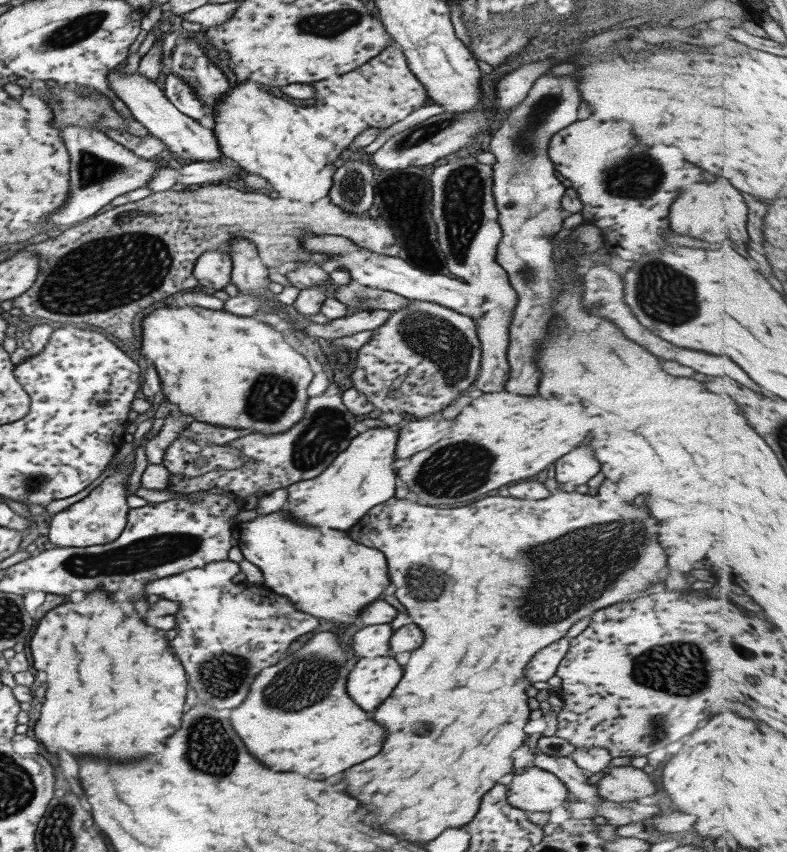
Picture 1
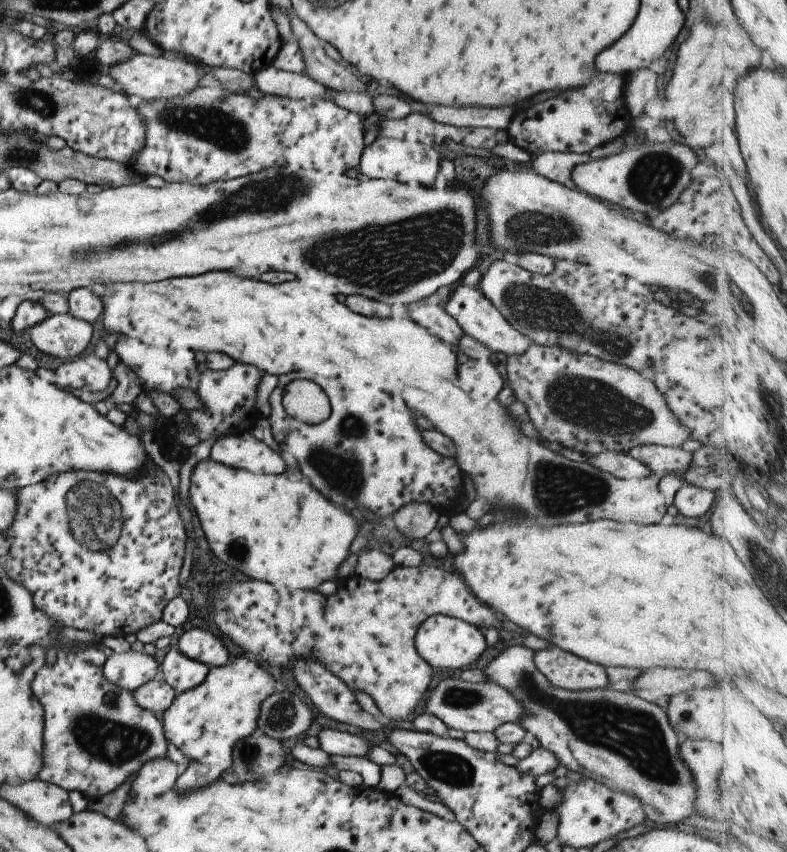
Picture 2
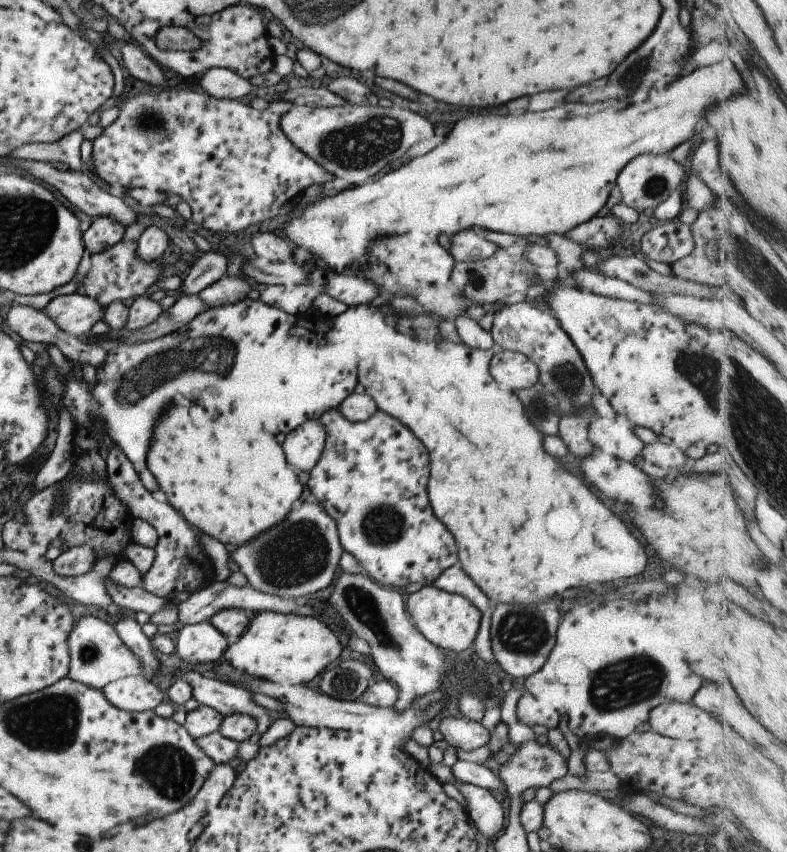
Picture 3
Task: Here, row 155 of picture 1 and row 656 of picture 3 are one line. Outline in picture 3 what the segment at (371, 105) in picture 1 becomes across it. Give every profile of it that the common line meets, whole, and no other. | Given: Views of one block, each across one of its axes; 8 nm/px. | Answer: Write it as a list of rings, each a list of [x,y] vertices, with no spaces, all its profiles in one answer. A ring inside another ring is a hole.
[[[268,611],[258,613],[246,632],[237,640],[231,641],[223,658],[254,678],[295,686],[314,680],[328,664],[332,664],[342,654],[342,650],[340,640],[322,619]]]

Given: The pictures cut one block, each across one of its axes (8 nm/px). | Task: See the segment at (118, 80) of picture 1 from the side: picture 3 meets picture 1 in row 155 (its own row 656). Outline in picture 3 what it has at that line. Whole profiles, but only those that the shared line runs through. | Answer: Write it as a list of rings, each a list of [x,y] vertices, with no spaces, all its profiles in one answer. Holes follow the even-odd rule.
[[[210,621],[185,625],[177,635],[176,656],[194,666],[218,662],[231,643]]]

